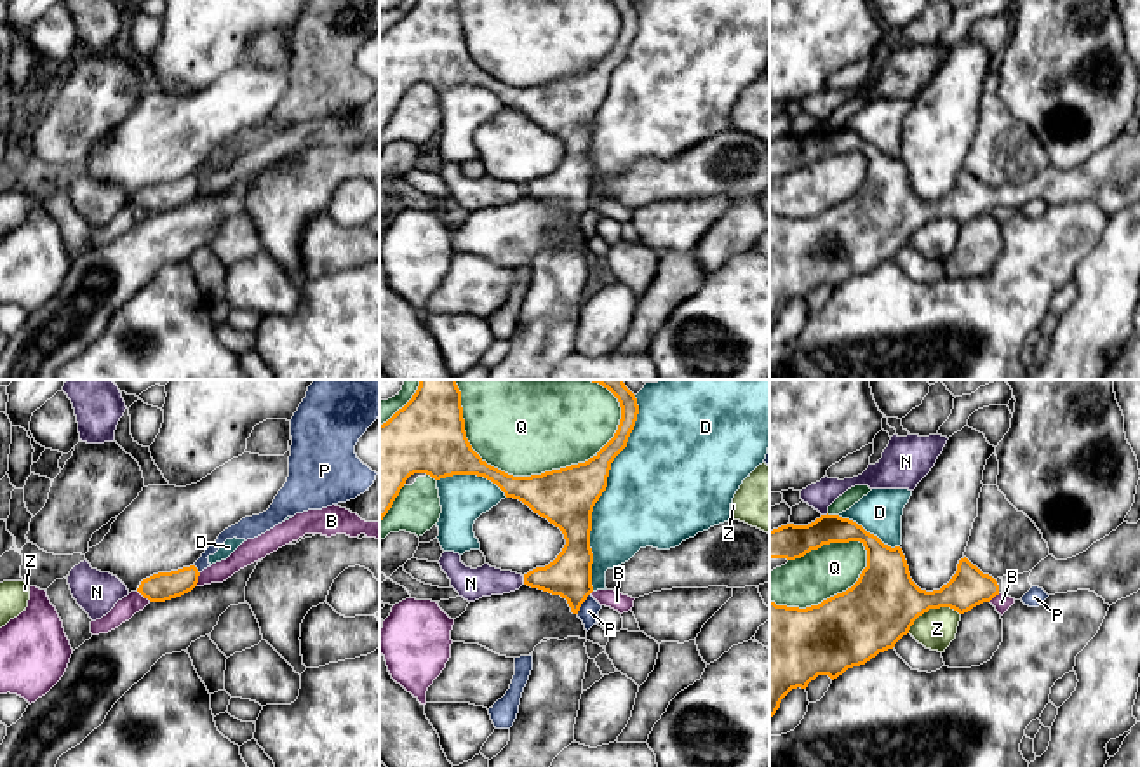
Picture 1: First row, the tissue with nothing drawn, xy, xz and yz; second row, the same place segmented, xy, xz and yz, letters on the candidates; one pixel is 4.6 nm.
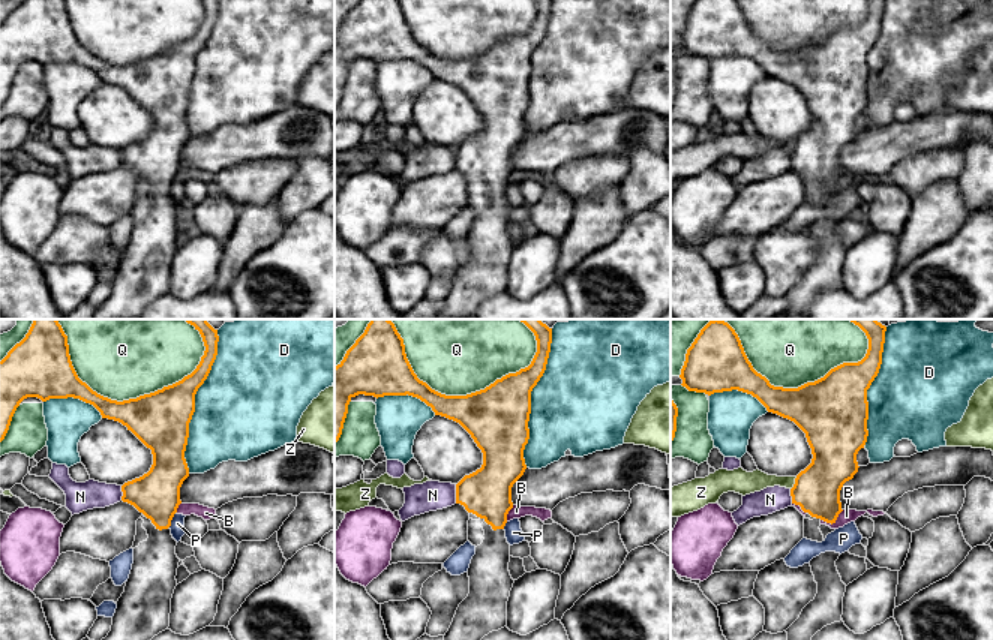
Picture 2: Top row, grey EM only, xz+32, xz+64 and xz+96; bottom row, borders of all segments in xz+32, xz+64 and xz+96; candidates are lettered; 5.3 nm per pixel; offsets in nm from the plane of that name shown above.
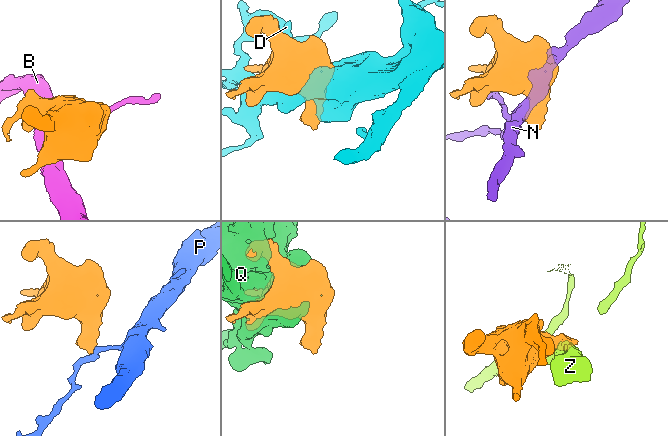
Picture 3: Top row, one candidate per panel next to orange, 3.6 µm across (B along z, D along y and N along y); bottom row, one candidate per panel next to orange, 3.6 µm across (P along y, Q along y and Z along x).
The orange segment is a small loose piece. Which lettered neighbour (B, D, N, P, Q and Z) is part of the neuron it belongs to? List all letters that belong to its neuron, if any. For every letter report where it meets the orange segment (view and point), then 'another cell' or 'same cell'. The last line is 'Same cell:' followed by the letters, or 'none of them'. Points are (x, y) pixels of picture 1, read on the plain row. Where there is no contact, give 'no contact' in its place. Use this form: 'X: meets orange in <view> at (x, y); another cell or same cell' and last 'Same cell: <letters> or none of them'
B: meets orange in xy at (197, 190); another cell
D: meets orange in xz at (603, 101); another cell
N: meets orange in xz at (524, 190); another cell
P: meets orange in xz at (582, 213); another cell
Q: meets orange in xz at (523, 87); another cell
Z: meets orange in yz at (932, 218); another cell
Same cell: none of them

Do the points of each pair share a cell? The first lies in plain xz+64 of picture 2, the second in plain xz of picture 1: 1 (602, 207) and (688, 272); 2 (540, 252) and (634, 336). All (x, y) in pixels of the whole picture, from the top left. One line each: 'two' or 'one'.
1: one
2: two

